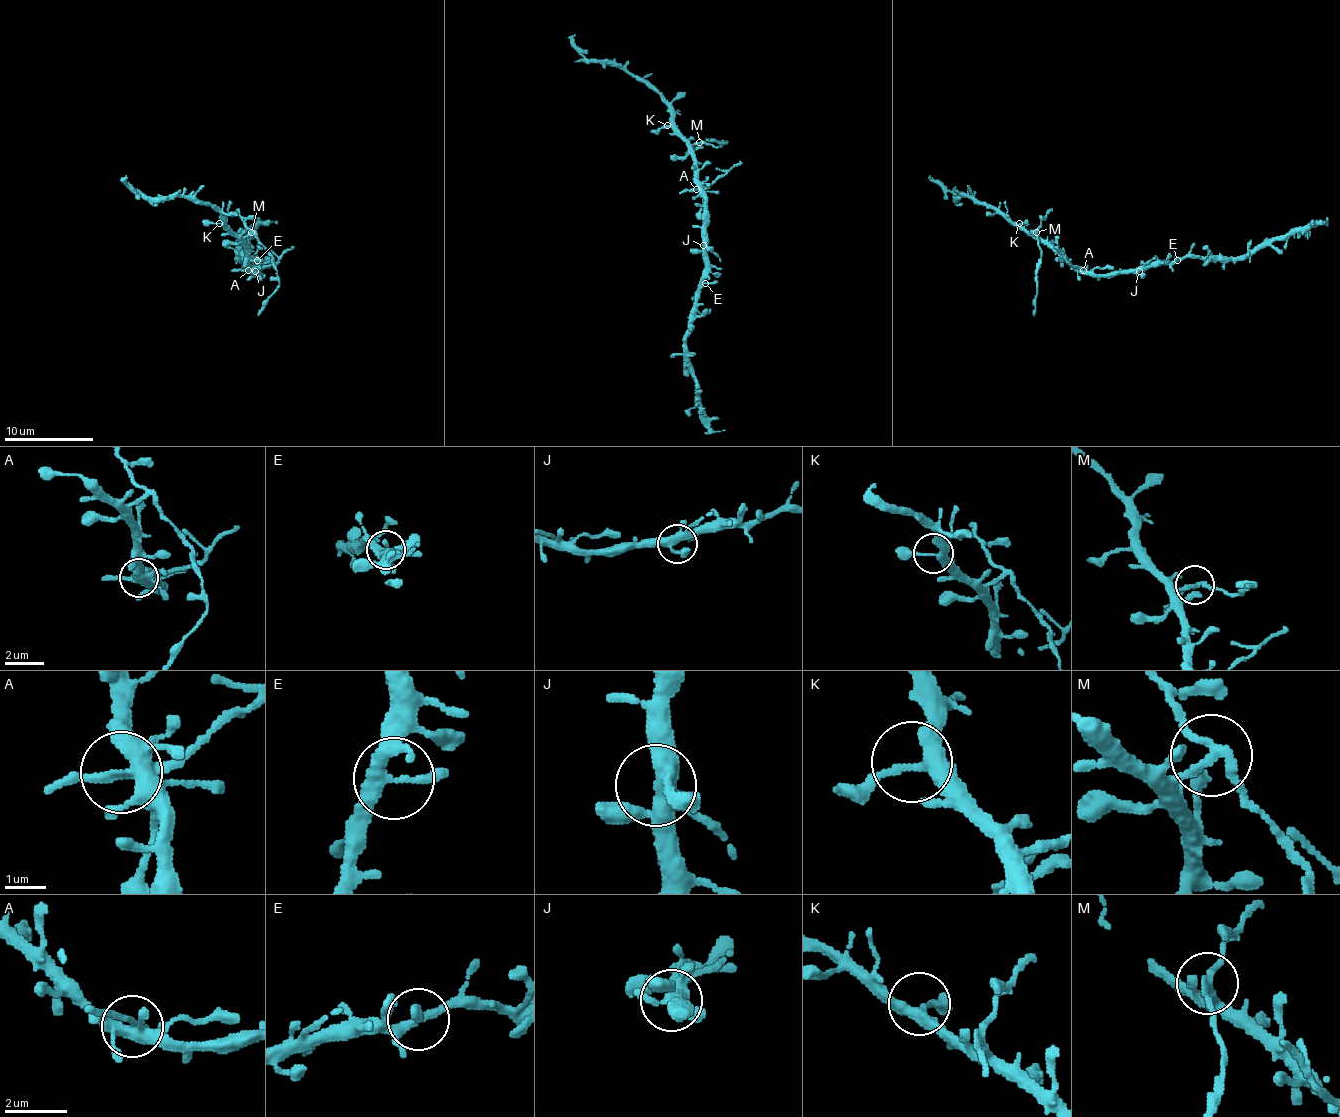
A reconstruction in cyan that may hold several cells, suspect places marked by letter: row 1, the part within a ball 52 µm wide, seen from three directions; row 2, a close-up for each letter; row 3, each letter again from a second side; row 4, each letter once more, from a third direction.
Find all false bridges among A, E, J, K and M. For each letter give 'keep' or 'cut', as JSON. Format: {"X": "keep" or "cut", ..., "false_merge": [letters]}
{"A": "cut", "E": "keep", "J": "keep", "K": "keep", "M": "cut", "false_merge": ["A", "M"]}

